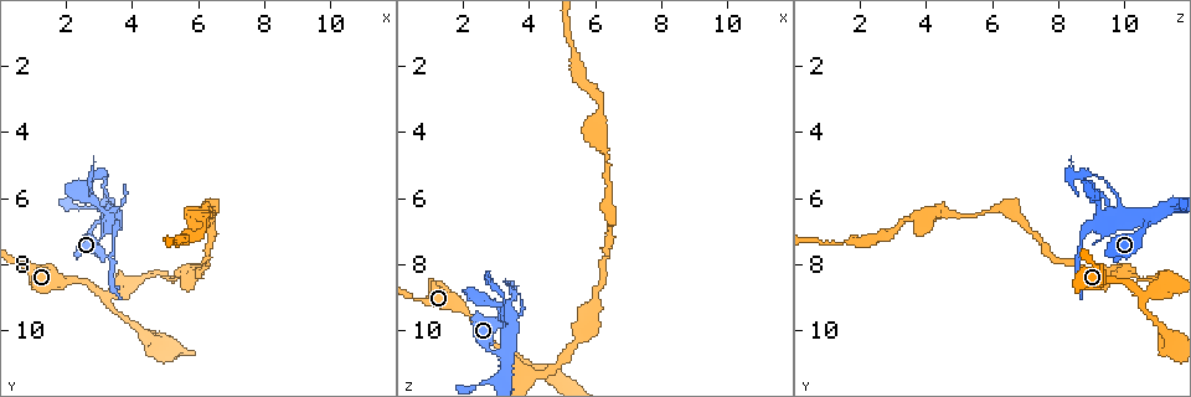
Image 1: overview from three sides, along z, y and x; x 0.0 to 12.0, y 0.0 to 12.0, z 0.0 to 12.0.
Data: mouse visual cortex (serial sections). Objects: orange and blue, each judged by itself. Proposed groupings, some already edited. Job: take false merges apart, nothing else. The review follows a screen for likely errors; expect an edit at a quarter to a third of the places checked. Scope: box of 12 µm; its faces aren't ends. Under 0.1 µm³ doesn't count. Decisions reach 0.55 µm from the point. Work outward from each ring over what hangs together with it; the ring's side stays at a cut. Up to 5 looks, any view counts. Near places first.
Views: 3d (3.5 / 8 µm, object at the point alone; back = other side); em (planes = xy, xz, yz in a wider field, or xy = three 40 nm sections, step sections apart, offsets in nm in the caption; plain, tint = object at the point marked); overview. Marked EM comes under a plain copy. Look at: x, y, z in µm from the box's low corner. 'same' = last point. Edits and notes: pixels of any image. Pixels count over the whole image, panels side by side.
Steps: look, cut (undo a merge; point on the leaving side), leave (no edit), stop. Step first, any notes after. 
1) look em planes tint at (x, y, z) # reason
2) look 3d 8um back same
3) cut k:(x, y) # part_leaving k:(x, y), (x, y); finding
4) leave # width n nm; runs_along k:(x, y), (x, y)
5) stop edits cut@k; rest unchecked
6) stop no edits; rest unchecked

look 3d 8um at (3.2, 8.8, 10.6) # thin arm on a thick one

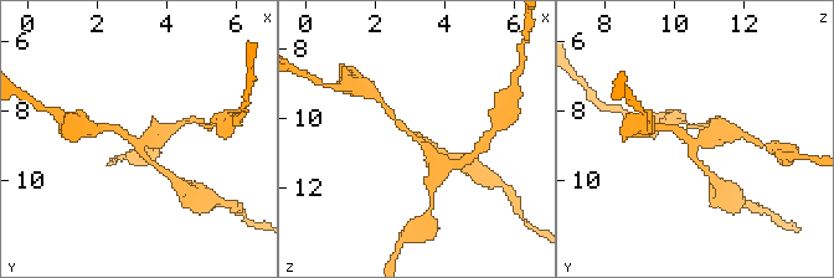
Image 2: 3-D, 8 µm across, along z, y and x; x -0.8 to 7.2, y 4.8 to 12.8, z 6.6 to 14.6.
look em xy step 1 tint at (3.3, 8.9, 10.6)

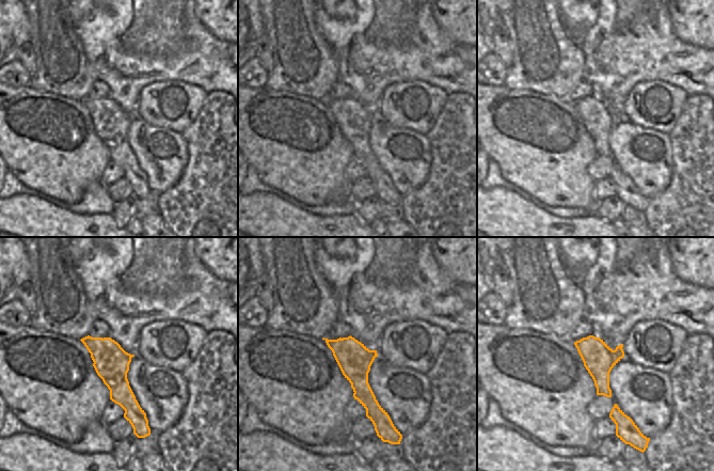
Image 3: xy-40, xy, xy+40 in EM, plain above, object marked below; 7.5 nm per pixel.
cut 2:(715, 133) # arm_widths 150, 200, 400 nm; part_leaving 2:(140, 140), (176, 125); two cells meet here

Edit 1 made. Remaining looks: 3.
look overview

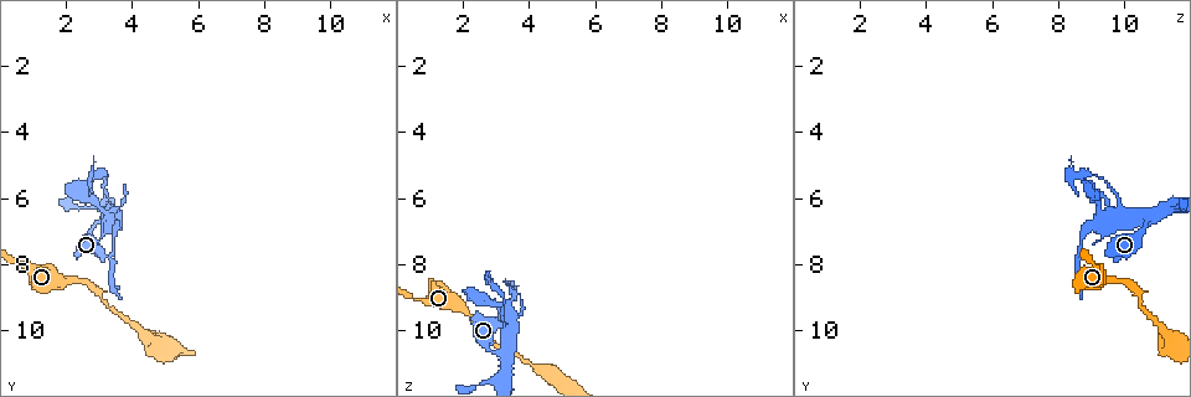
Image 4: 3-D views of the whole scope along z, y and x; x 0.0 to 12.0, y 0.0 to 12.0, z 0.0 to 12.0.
look 3d 3.5um at (3.3, 6.8, 9.4) # abrupt turn

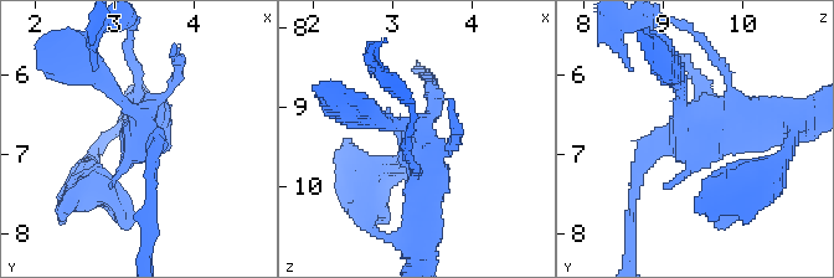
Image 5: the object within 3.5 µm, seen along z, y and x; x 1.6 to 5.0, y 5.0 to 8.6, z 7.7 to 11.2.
look em planes tint at (3.30, 6.80, 9.40)

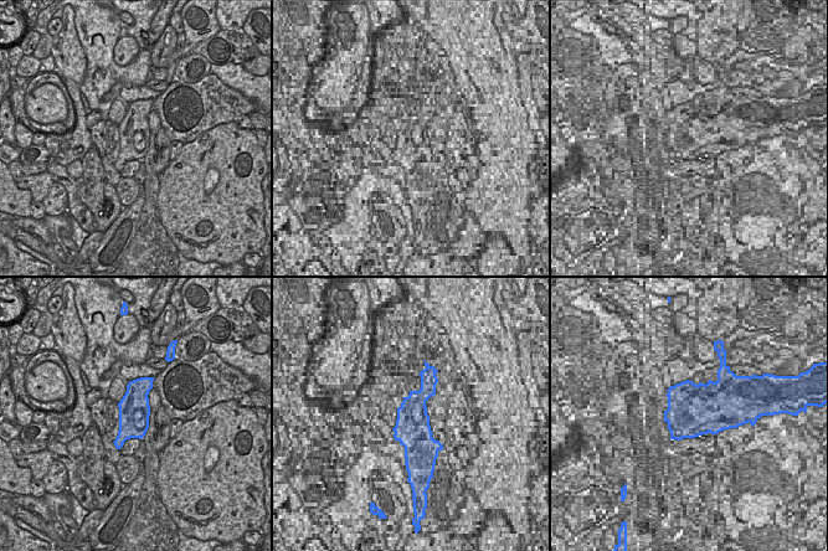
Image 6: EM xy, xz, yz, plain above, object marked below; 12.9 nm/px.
leave # width 400 nm; runs_along 5:(423, 214), (420, 130), (374, 118); all the same cell

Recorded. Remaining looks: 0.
stop edits cut@2; rest unchecked

